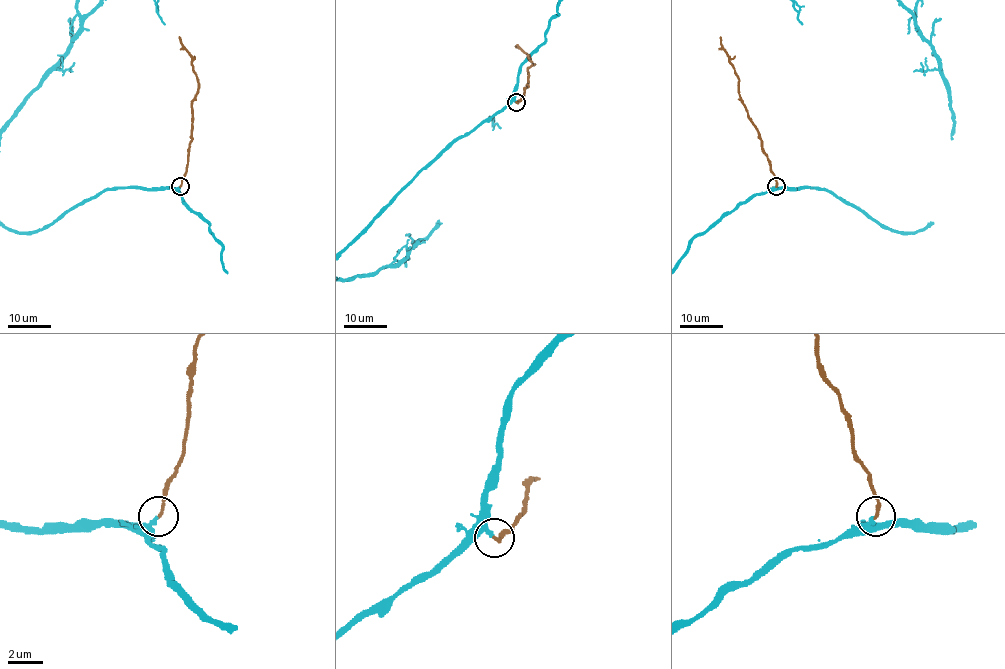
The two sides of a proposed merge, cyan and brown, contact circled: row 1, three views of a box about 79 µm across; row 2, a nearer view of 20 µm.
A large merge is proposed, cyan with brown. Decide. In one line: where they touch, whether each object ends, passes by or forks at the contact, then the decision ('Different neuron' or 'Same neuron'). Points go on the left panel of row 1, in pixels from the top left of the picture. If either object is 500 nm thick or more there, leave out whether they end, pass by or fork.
Place: (180, 186). At the ring cyan ends. At the ring brown ends. Same neuron

